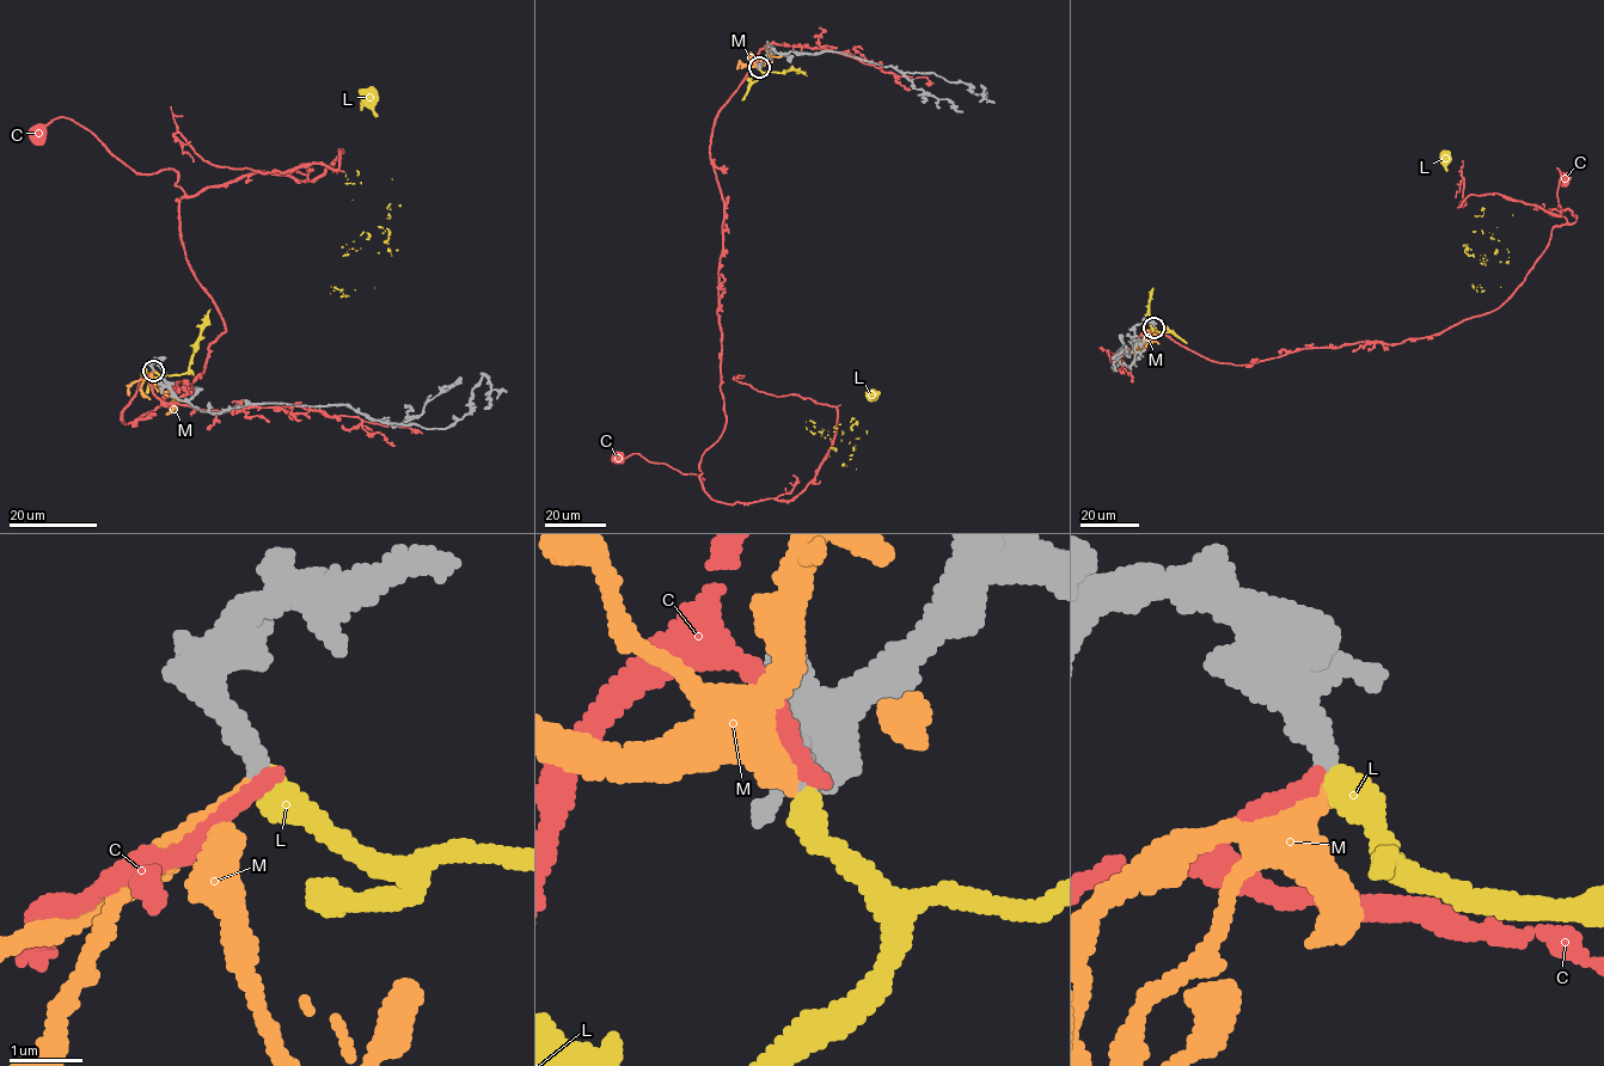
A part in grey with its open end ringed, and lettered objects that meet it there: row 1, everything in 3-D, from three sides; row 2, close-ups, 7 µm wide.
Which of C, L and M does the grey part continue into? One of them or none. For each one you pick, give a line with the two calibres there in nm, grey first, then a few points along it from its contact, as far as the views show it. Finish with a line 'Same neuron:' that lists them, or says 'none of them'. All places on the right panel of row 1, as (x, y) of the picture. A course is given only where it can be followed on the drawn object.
L: calibres 360 and 400 nm; course (1153, 326), (1187, 342), (1474, 288), (1499, 240), (1448, 171), (1446, 157)
Same neuron: L

